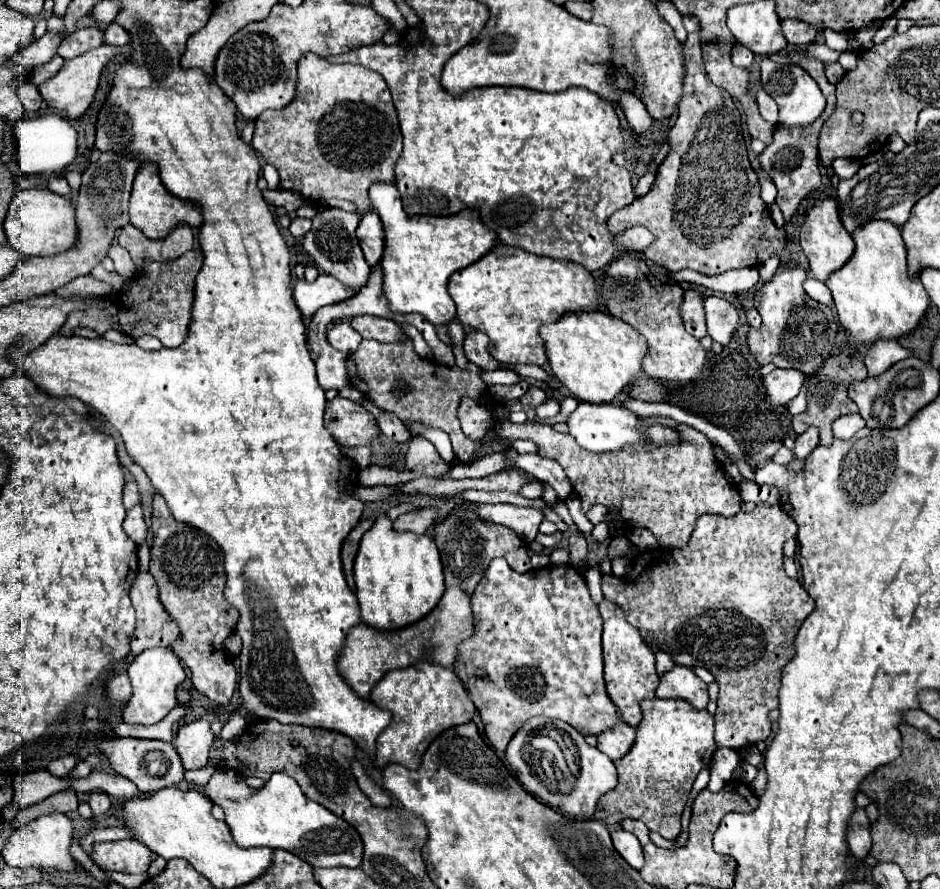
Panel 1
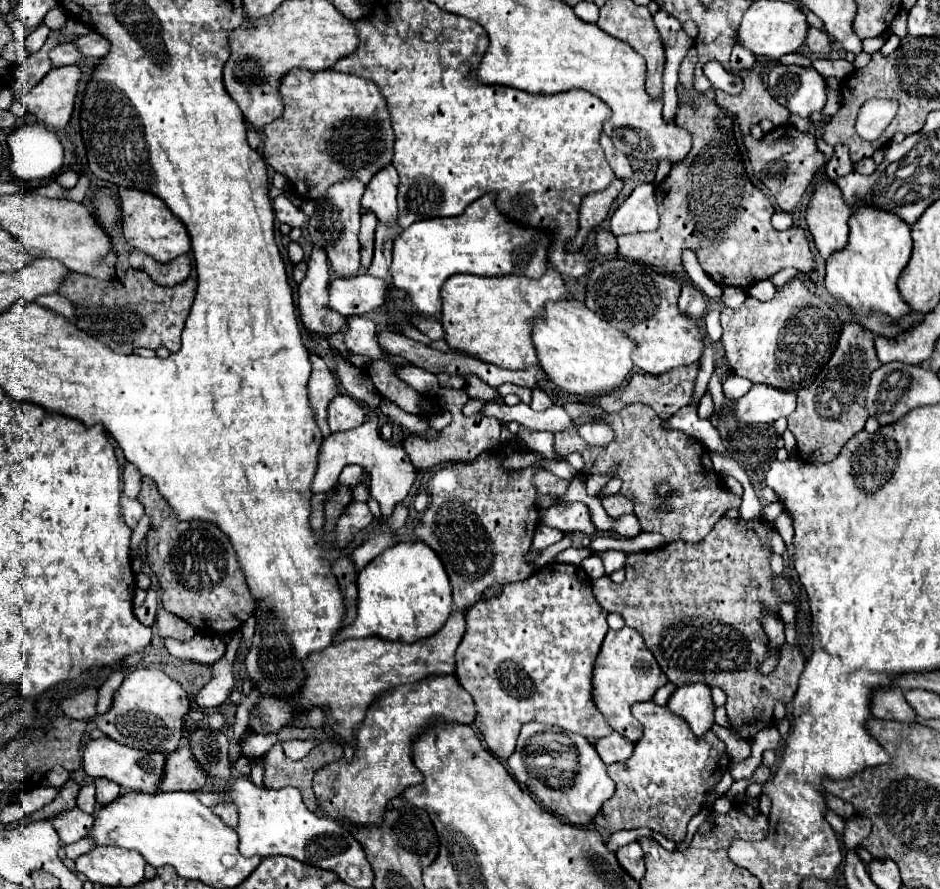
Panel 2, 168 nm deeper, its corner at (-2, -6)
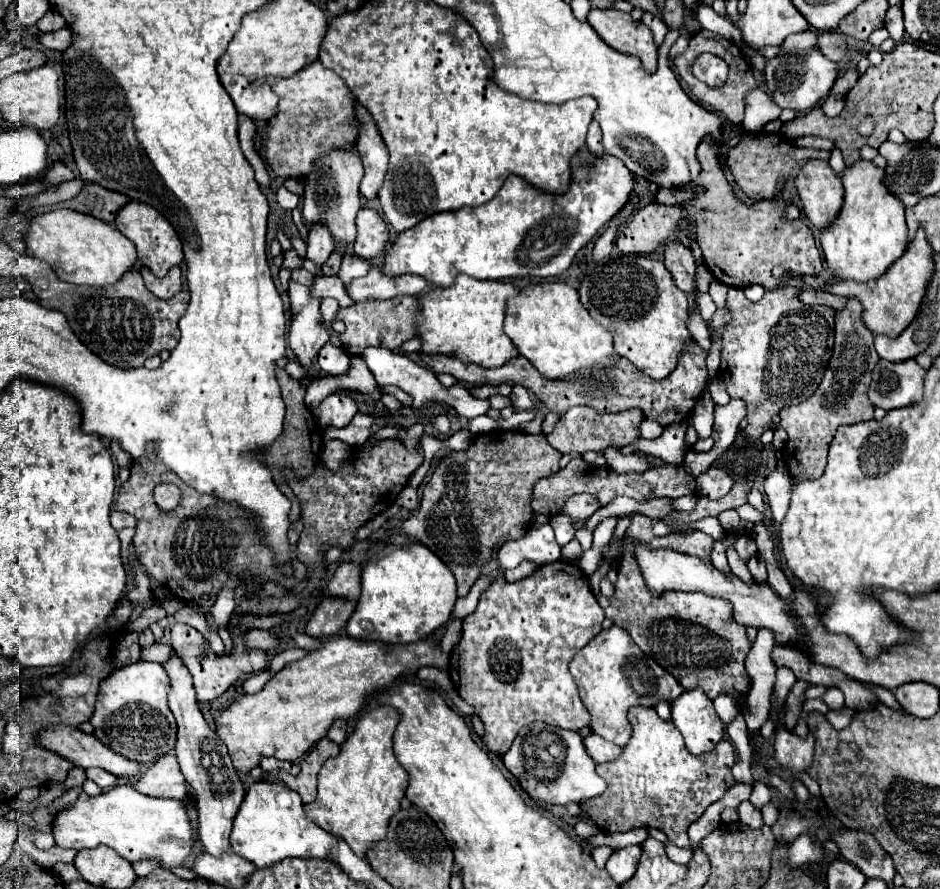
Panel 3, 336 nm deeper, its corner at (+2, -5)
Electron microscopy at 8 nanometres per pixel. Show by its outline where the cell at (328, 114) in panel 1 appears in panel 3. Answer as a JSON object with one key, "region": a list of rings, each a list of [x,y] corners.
{"region":[[[315,60],[289,78],[269,76],[263,82],[279,96],[279,112],[267,122],[265,152],[265,158],[277,176],[305,178],[313,170],[315,160],[331,150],[357,150],[355,140],[359,124],[353,112],[353,94],[333,70]]]}

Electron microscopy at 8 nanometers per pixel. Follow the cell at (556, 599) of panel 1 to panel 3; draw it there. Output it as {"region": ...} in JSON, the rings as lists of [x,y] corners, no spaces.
{"region":[[[567,560],[543,564],[531,576],[515,582],[507,582],[505,576],[499,576],[489,584],[479,598],[477,610],[463,618],[463,634],[459,644],[451,650],[449,660],[449,676],[457,692],[477,710],[485,724],[485,736],[481,742],[489,752],[505,754],[517,732],[531,722],[545,722],[575,732],[589,728],[589,712],[579,698],[573,676],[569,674],[569,662],[601,632],[603,620],[605,614],[589,588],[589,580],[581,568]]]}

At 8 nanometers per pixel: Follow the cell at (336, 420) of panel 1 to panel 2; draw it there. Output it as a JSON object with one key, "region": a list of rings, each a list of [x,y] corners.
{"region":[[[337,395],[329,403],[329,427],[331,431],[347,431],[365,423],[365,411],[359,401],[349,395]]]}

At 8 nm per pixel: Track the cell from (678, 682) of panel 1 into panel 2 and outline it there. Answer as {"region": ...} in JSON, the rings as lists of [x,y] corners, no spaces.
{"region":[[[689,683],[677,687],[675,693],[669,697],[667,707],[675,715],[683,717],[695,735],[703,735],[715,723],[713,721],[715,705],[711,699],[711,691],[705,683]]]}

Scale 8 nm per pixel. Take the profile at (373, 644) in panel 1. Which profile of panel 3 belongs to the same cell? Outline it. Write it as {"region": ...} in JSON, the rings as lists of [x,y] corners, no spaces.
{"region":[[[331,638],[323,648],[309,652],[303,660],[287,664],[261,692],[241,694],[233,700],[215,720],[215,732],[225,742],[239,774],[249,774],[265,756],[295,762],[327,736],[335,718],[353,716],[369,692],[391,684],[405,668],[447,668],[447,664],[449,656],[431,640],[419,640],[409,646],[385,646],[381,642]]]}

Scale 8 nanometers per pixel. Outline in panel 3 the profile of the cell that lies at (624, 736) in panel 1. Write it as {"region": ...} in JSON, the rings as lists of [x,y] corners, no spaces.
{"region":[[[587,734],[587,736],[583,738],[583,744],[585,744],[587,754],[589,754],[597,764],[609,762],[609,760],[617,758],[617,754],[621,754],[621,748],[619,748],[619,746],[615,746],[613,742],[603,740],[603,738],[597,736],[597,734]]]}

